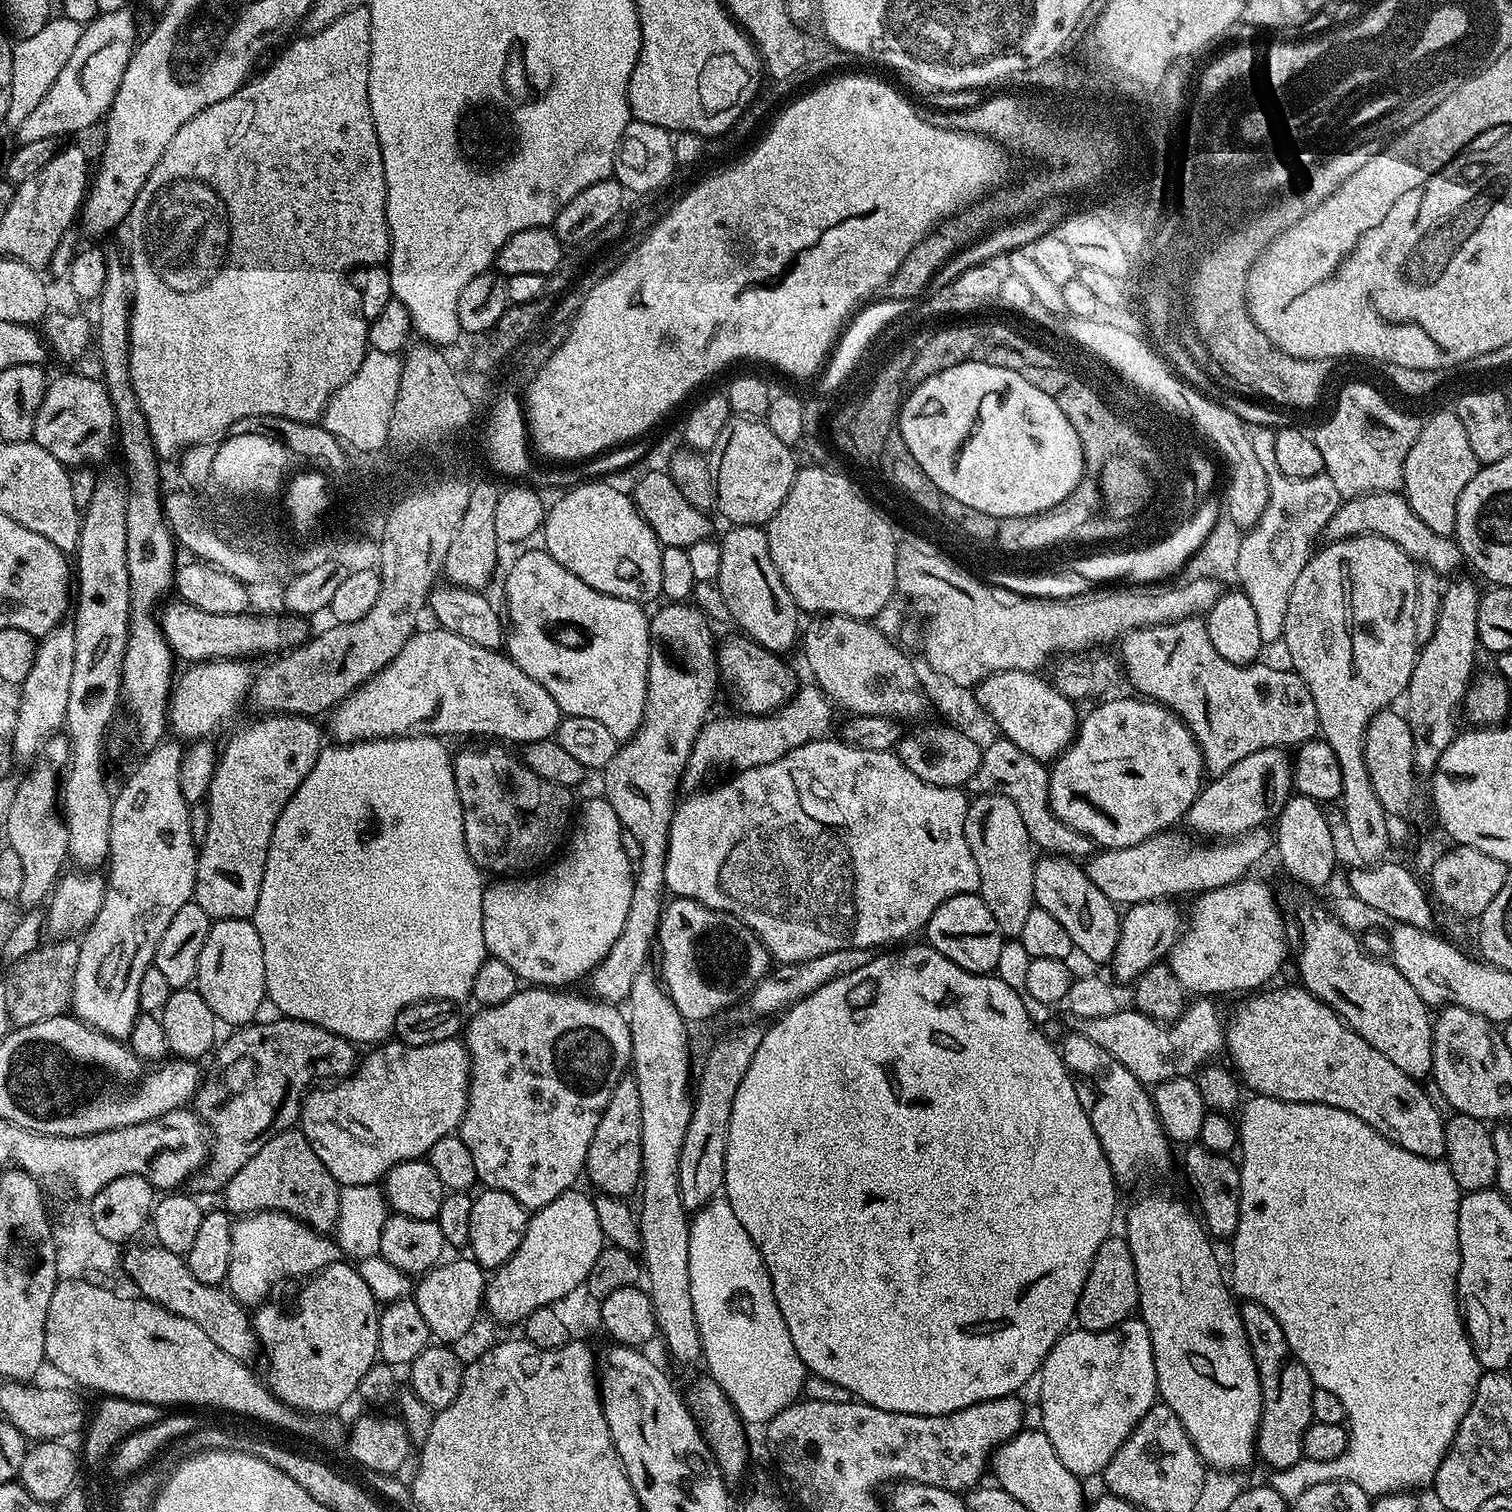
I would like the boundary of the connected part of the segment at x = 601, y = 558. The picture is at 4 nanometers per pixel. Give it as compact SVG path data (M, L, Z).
M583 482L569 487L565 495L556 505L547 509L542 529L542 547L545 552L562 562L570 574L578 574L586 586L594 586L602 594L610 594L614 598L626 598L637 602L657 599L662 590L662 545L650 530L642 514L636 509L627 491L619 492L606 482Z

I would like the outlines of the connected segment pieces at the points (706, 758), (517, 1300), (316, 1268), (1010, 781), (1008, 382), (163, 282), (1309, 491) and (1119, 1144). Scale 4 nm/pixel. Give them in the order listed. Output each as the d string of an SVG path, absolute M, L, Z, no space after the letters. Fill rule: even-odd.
M815 683L801 687L796 695L777 708L775 712L763 714L739 714L740 716L720 716L709 719L704 729L694 738L694 750L690 750L687 775L704 776L711 768L732 768L743 770L766 766L778 762L790 750L806 746L815 740L823 740L829 735L834 705Z
M580 1191L558 1194L554 1202L529 1215L526 1234L518 1250L491 1273L484 1289L484 1308L493 1321L522 1322L534 1310L553 1305L587 1281L590 1266L594 1266L606 1241L593 1197Z
M256 1212L251 1216L241 1217L233 1223L231 1234L231 1258L227 1270L226 1287L241 1306L260 1306L269 1299L272 1287L279 1280L290 1278L310 1278L335 1263L340 1256L335 1241L327 1235L314 1231L300 1220L282 1212Z
M996 738L989 748L985 747L980 754L978 770L974 770L974 778L970 788L976 794L1005 796L1018 806L1018 814L1022 814L1022 822L1026 822L1026 830L1030 834L1033 845L1041 853L1069 858L1087 858L1093 855L1092 839L1062 822L1054 814L1048 801L1048 773L1045 761L1036 760L1030 754L1018 750L1014 742Z
M962 362L958 366L950 366L930 378L926 378L921 384L915 385L903 397L903 401L898 411L898 431L904 439L904 445L910 454L914 456L914 461L918 462L930 482L937 487L937 490L947 499L957 500L963 506L973 507L974 510L983 512L993 517L1003 518L1005 516L1033 516L1039 512L1050 510L1058 506L1070 495L1078 485L1085 479L1086 467L1082 442L1074 426L1071 425L1066 414L1058 408L1056 397L1051 396L1043 390L1032 385L1023 372L1006 370L1002 366L990 366L986 362Z
M367 7L350 10L350 14L342 14L338 22L326 26L326 30L318 30L318 34L301 35L301 40L293 39L287 45L288 49L261 74L249 79L230 98L222 98L222 102L214 102L214 106L206 106L174 138L170 138L170 146L166 146L166 154L158 158L158 166L150 170L150 178L138 190L138 198L134 198L134 206L128 212L126 229L132 235L132 245L129 246L129 256L126 256L126 264L130 269L130 334L128 345L130 346L130 382L134 386L134 394L138 398L138 406L142 408L142 414L146 416L146 426L150 430L150 438L156 447L157 457L181 455L185 446L196 446L203 440L212 440L215 436L223 437L229 430L235 429L239 420L248 420L251 416L263 418L266 416L277 416L294 422L306 422L307 424L321 419L324 407L327 406L330 397L337 392L362 366L365 356L370 349L368 347L368 321L360 315L359 311L348 309L348 300L340 287L344 284L344 275L348 271L359 270L365 266L384 264L388 258L388 252L392 249L392 239L388 233L388 219L386 218L386 174L382 166L382 150L378 142L378 134L374 130L374 118L370 114L370 102L368 101L368 63L370 62L370 14Z
M1268 428L1256 432L1254 430L1250 434L1254 453L1260 459L1262 468L1268 471L1268 498L1259 522L1242 537L1235 568L1235 579L1240 582L1241 591L1245 592L1250 602L1253 603L1254 614L1257 615L1258 630L1261 632L1262 640L1266 646L1271 646L1275 641L1277 643L1283 639L1290 591L1293 590L1298 575L1305 568L1312 553L1313 539L1316 535L1319 537L1323 533L1330 518L1334 516L1342 503L1340 491L1325 472L1312 478L1296 479L1282 475L1281 472L1277 471L1266 451L1266 448L1271 447L1275 437L1276 432Z
M1075 1030L1069 1032L1059 1041L1060 1056L1078 1090L1078 1098L1088 1112L1090 1126L1094 1126L1094 1134L1098 1134L1098 1142L1110 1162L1112 1175L1117 1181L1124 1182L1151 1168L1162 1171L1168 1164L1170 1141L1156 1116L1149 1089L1134 1078L1122 1062L1094 1046L1090 1038Z

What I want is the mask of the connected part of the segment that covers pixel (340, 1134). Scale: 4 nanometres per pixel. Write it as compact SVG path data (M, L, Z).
M459 1039L434 1042L430 1046L384 1042L369 1052L372 1053L357 1063L352 1075L337 1079L331 1086L313 1087L300 1106L299 1131L310 1142L314 1154L322 1158L322 1166L330 1170L341 1186L376 1184L383 1181L395 1164L427 1157L438 1138L451 1136L459 1129L468 1105L472 1061Z

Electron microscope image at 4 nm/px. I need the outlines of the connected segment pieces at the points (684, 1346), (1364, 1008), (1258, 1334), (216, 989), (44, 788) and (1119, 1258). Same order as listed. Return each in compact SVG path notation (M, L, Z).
M651 971L638 974L634 986L626 1001L628 1029L632 1039L631 1071L638 1086L638 1098L642 1098L642 1175L638 1197L638 1219L640 1221L640 1250L642 1272L646 1277L646 1291L652 1299L656 1327L659 1335L664 1336L664 1344L668 1352L680 1364L697 1364L702 1360L702 1342L698 1322L694 1318L694 1302L690 1302L690 1212L684 1207L682 1194L678 1186L678 1166L682 1154L682 1142L686 1138L686 1126L692 1121L693 1093L688 1092L688 1083L693 1083L692 1056L688 1053L689 1025L678 1014L678 1006L668 996L663 983Z
M1304 908L1300 912L1300 953L1296 956L1296 968L1300 971L1299 983L1310 994L1314 994L1326 1006L1339 1014L1340 1019L1353 1028L1359 1036L1366 1038L1378 1054L1386 1054L1402 1074L1420 1082L1432 1075L1432 1021L1429 1005L1418 998L1418 990L1402 978L1400 971L1387 959L1376 959L1367 955L1357 933L1351 932L1337 920L1331 911L1324 908Z
M1249 1300L1239 1305L1242 1326L1246 1330L1248 1348L1258 1370L1262 1410L1260 1411L1260 1429L1256 1431L1256 1451L1259 1459L1269 1464L1269 1469L1279 1470L1294 1466L1302 1459L1302 1438L1314 1422L1310 1398L1314 1387L1310 1374L1302 1362L1290 1350L1282 1326L1258 1302Z
M251 919L247 920L217 920L212 925L212 929L206 934L206 942L202 946L202 954L198 954L198 970L194 981L196 991L206 998L206 1006L214 1010L217 1021L221 1025L232 1024L231 1026L247 1026L257 1019L260 1007L266 1004L266 962L262 962L262 938L258 938L258 930L252 925Z
M57 734L49 737L42 747L43 756L44 760L37 759L31 765L32 773L17 786L16 793L8 804L8 813L4 816L4 832L8 835L7 847L12 848L14 854L18 854L18 859L22 861L22 894L18 904L24 910L39 909L49 899L54 885L62 875L60 867L69 859L68 827L64 822L52 824L52 811L57 811L58 808L56 764L64 766L69 761L67 735Z
M1109 1235L1102 1246L1098 1246L1098 1254L1094 1254L1090 1274L1078 1298L1075 1323L1086 1332L1105 1332L1111 1328L1119 1328L1140 1306L1138 1278L1130 1246L1123 1235L1116 1235Z

